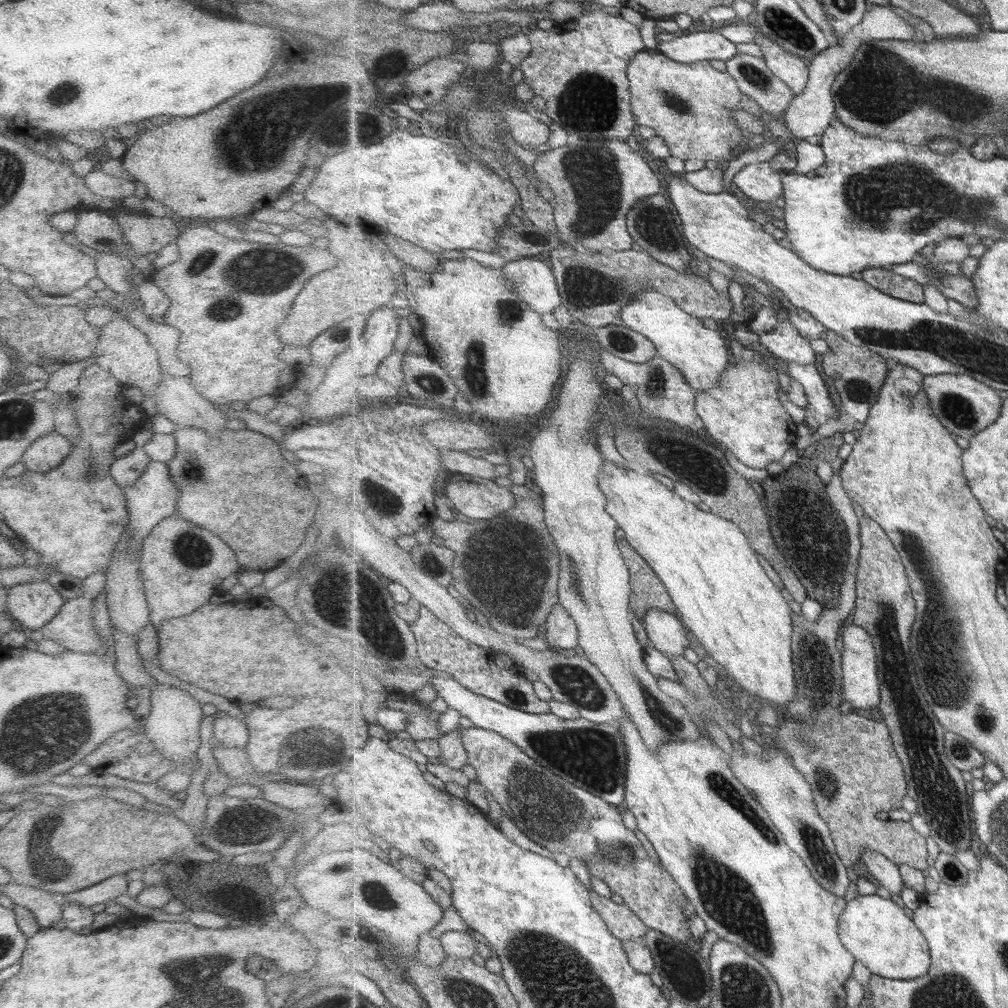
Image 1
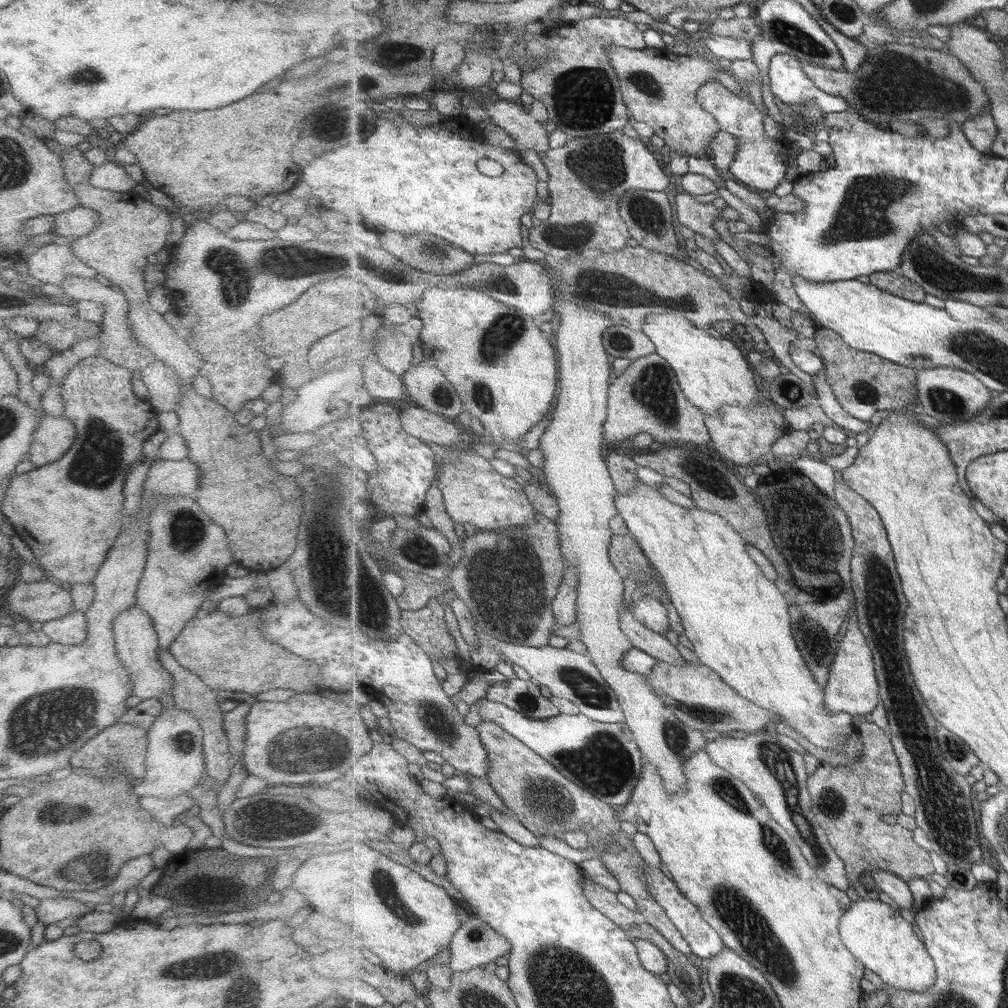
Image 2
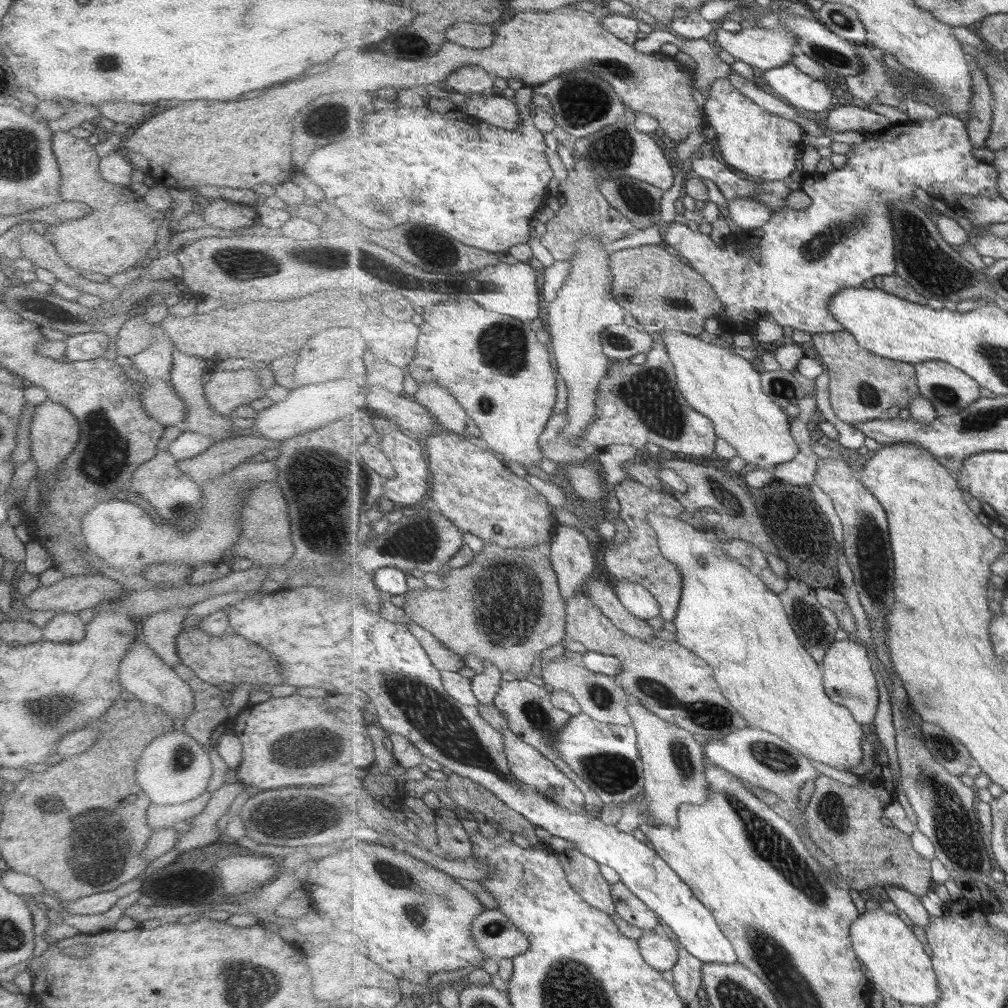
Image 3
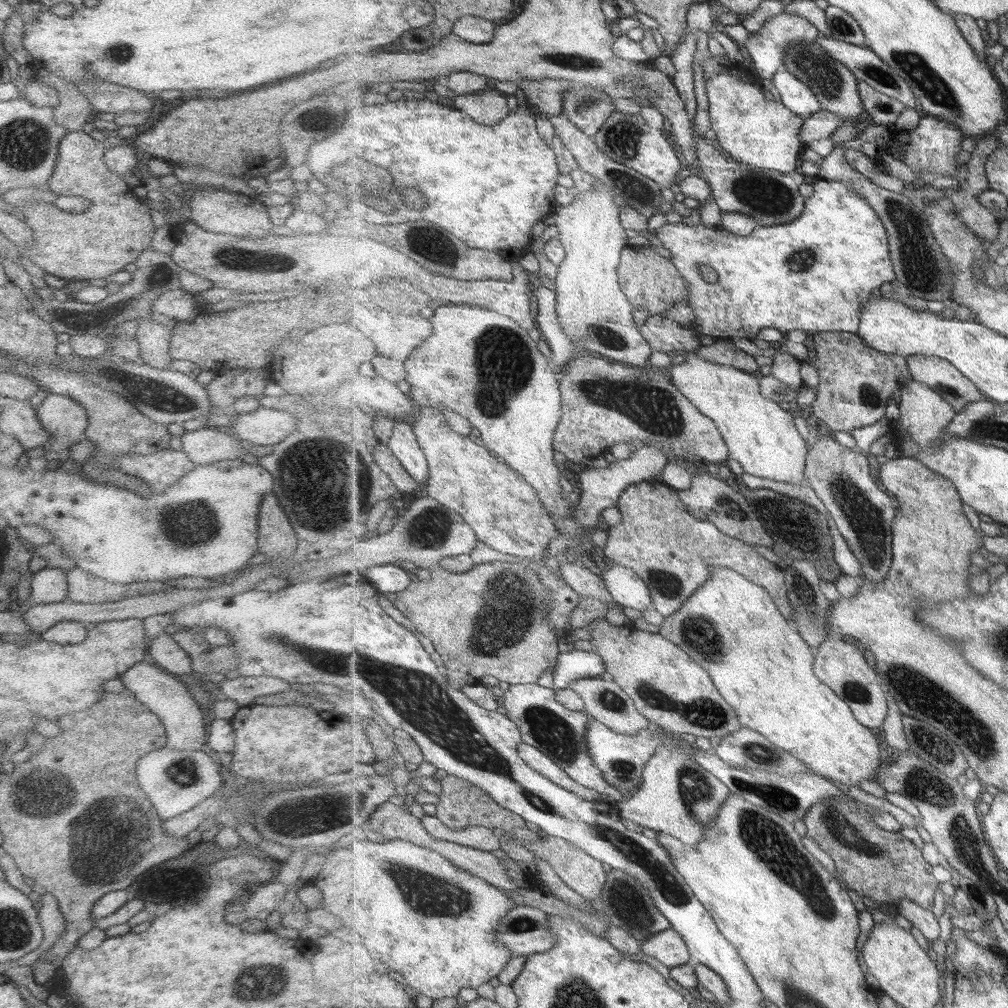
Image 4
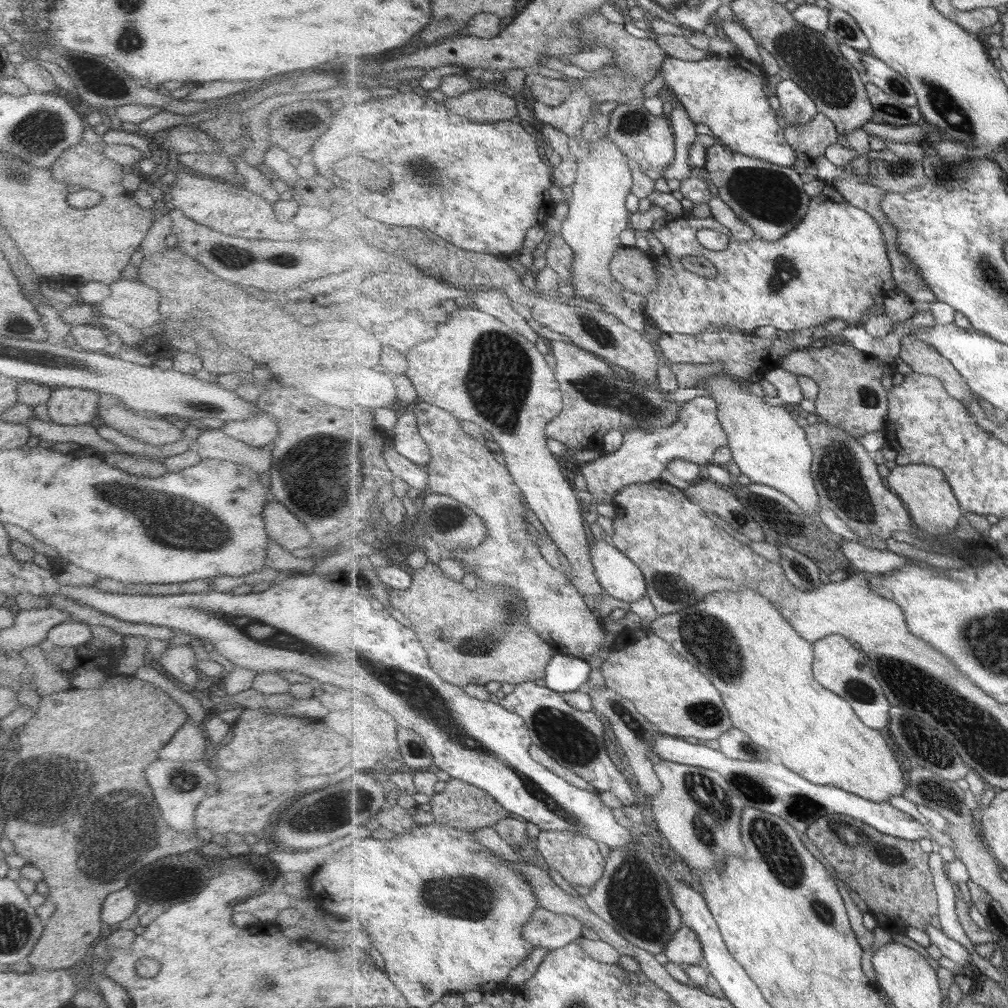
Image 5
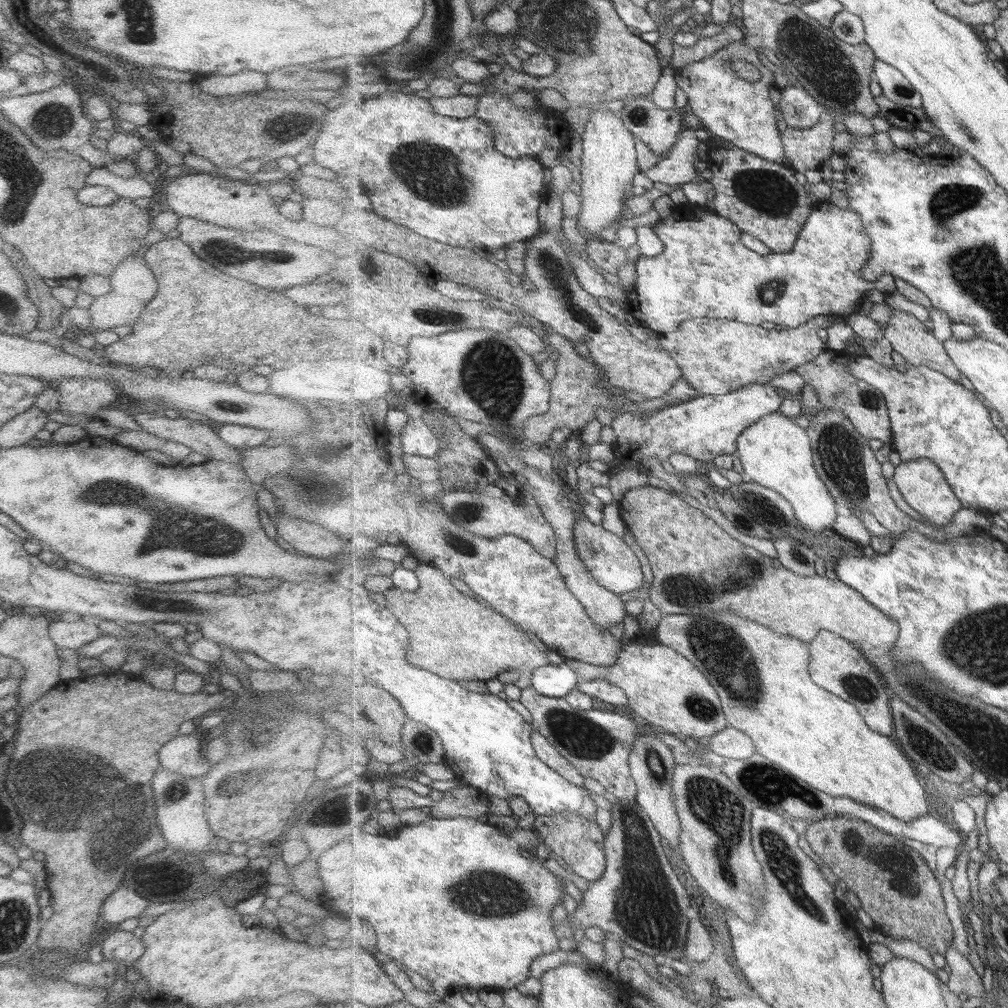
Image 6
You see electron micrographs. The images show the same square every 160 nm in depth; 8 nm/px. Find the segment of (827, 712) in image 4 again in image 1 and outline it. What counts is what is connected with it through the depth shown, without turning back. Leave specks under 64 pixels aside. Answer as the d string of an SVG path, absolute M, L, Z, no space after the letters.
M605 460L598 477L599 489L601 489L601 491L605 493L605 497L607 497L606 511L618 522L620 528L625 532L624 536L631 543L631 546L645 558L649 567L651 567L657 574L657 577L664 582L664 585L667 587L669 594L672 596L678 608L679 617L683 620L688 630L698 638L704 650L707 651L707 655L717 661L719 665L724 666L727 676L733 678L733 680L749 693L757 695L761 700L769 701L781 709L785 709L788 702L791 702L795 698L797 692L795 667L793 664L794 654L792 649L792 638L794 635L792 616L794 613L791 611L791 608L789 608L788 602L783 598L781 588L771 580L771 577L769 577L767 572L762 568L759 554L752 547L748 536L743 532L742 528L737 523L725 517L713 514L705 507L700 507L684 500L684 498L678 496L674 490L669 490L665 484L661 484L651 472L649 474L639 474L639 472L635 472L635 470L629 470L629 468L623 468L623 466L617 466L617 464Z

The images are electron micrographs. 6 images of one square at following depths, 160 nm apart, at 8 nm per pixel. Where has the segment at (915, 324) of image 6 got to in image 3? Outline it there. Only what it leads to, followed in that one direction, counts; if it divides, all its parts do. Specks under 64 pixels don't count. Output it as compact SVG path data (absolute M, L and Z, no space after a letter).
M930 360L916 364L920 394L928 398L940 416L953 416L969 408L981 398L981 385L969 373L955 368L952 364L941 360Z

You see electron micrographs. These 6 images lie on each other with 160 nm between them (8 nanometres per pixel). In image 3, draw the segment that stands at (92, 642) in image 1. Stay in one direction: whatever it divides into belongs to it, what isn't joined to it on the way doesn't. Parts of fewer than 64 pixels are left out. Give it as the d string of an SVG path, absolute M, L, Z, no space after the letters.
M55 613L42 628L42 638L57 643L74 643L84 637L86 620L76 613Z

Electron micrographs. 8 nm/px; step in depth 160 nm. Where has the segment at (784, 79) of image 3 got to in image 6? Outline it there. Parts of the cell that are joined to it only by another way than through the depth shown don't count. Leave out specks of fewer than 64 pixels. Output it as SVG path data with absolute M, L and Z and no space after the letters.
M791 84L781 92L780 110L787 126L808 129L821 120L823 107L805 91L805 88Z

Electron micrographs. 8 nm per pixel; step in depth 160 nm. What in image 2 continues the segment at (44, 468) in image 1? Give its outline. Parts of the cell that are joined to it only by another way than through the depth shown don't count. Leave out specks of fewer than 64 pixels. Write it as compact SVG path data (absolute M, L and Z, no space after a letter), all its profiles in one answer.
M44 415L33 432L26 459L35 467L48 466L67 453L75 438L73 422L63 416Z

